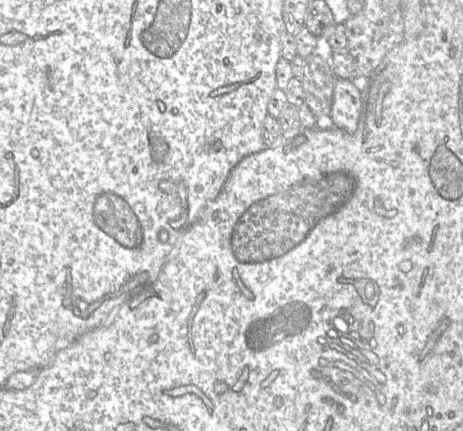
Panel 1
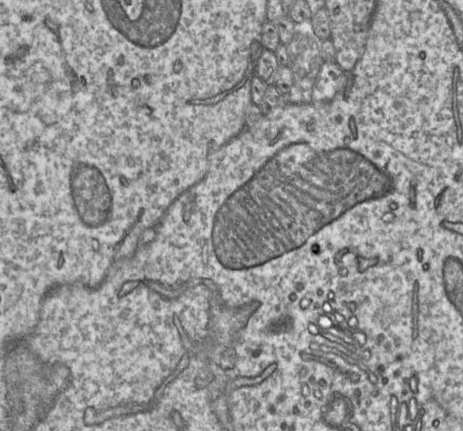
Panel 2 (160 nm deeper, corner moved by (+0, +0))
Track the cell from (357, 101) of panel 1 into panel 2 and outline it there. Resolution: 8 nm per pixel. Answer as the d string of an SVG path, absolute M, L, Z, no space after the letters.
M324 61L322 64L310 99L315 102L332 100L347 84L347 73L336 62Z

